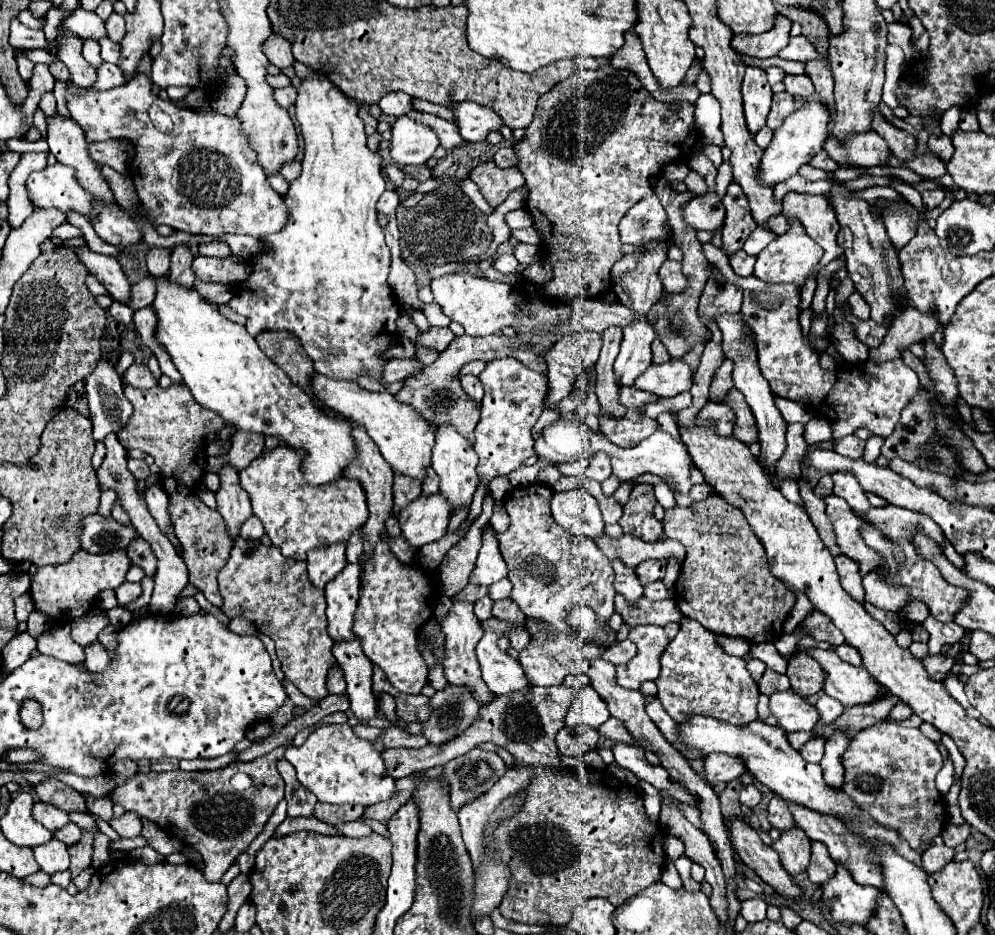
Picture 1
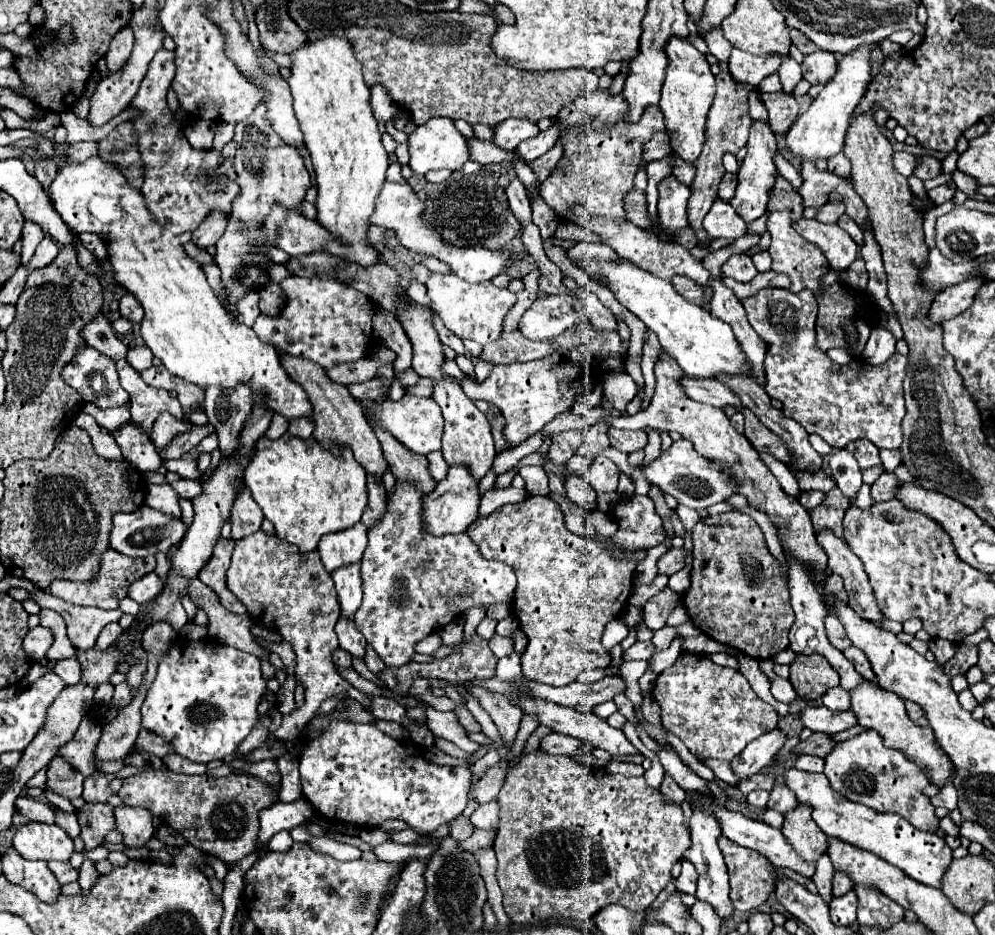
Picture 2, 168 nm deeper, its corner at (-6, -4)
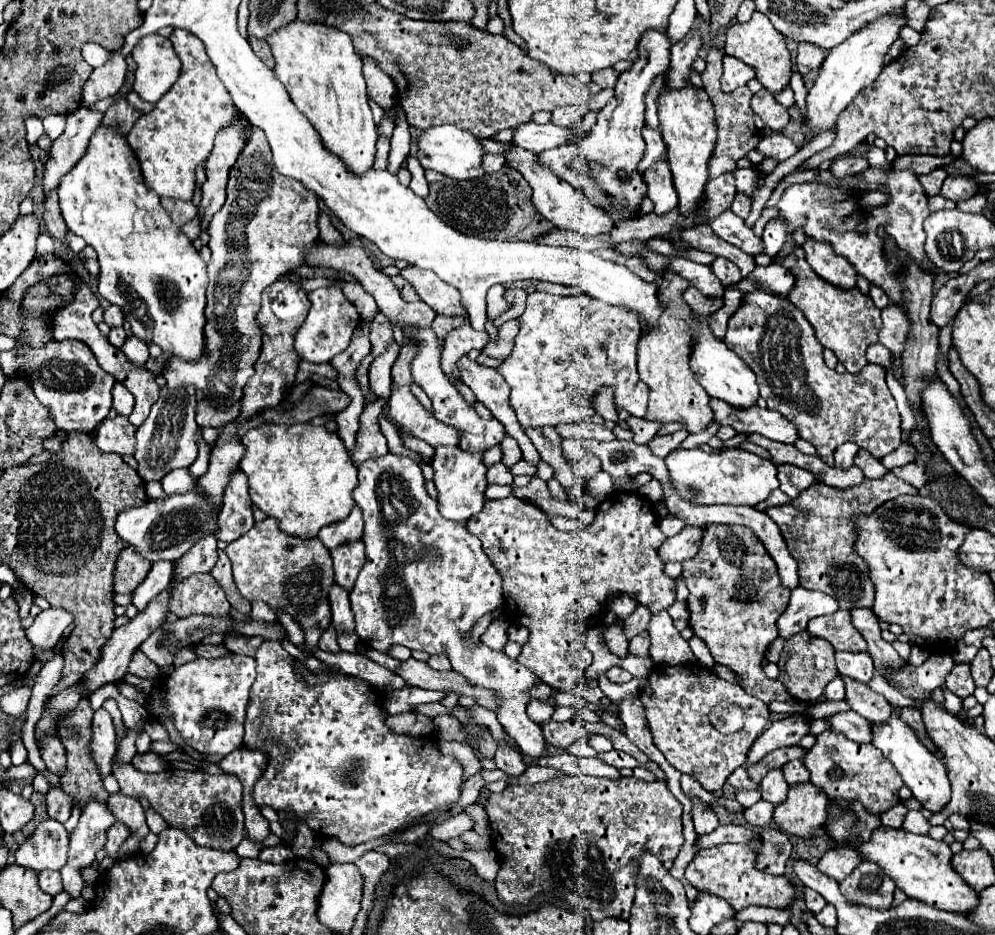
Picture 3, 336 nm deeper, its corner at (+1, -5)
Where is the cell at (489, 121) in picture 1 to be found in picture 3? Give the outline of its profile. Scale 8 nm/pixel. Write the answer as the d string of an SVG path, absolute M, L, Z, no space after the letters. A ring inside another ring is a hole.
M527 122L517 126L513 142L525 150L531 152L543 152L543 150L551 150L569 142L581 142L583 138L587 138L589 132L575 132L571 128L561 128L555 124L535 124L535 122Z

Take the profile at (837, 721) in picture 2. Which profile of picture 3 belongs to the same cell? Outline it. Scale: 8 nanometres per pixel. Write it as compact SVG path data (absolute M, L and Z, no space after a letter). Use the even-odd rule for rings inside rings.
M853 710L843 712L843 714L835 714L829 720L831 720L831 730L833 732L845 734L853 742L871 742L873 724L867 722L863 716L855 714Z

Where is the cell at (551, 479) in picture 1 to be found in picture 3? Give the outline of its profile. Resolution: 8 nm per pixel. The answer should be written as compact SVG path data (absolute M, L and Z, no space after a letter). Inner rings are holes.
M601 470L601 472L589 482L587 492L589 492L591 496L595 496L597 500L605 500L605 498L613 492L613 480L611 480L611 476Z

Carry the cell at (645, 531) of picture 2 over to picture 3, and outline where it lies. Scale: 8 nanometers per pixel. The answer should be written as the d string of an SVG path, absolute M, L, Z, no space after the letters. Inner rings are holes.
M613 492L605 502L597 506L593 524L577 532L555 530L543 510L515 496L487 500L483 510L467 522L467 528L483 542L485 554L503 578L503 598L507 614L513 618L513 622L527 626L531 632L517 660L533 670L553 690L575 690L579 676L591 664L593 656L581 642L583 626L579 624L579 620L583 618L587 622L593 622L601 618L601 608L605 608L609 596L631 592L631 596L635 596L637 602L647 606L651 612L665 610L675 602L675 580L663 572L665 564L657 554L667 536L661 532L659 520L651 512L651 504L647 504L639 494Z

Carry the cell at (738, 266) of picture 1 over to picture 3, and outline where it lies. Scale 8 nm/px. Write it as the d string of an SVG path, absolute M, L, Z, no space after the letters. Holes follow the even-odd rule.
M715 258L715 262L711 264L711 270L719 278L719 282L723 282L723 286L741 282L741 270L727 258Z

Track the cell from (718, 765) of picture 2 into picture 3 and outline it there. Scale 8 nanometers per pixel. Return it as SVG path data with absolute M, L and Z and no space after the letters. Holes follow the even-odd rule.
M737 768L731 776L729 776L729 780L727 780L731 786L735 786L737 790L741 790L741 788L749 788L749 790L759 790L759 784L755 784L755 782L751 782L751 778L747 776L747 770L745 768Z

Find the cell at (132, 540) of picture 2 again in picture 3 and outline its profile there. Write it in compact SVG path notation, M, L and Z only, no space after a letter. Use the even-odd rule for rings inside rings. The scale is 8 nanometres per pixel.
M195 488L185 494L171 494L163 500L149 500L141 508L123 510L117 516L117 534L133 546L147 560L179 560L195 542L207 534L217 534L219 530L219 506L207 502L203 494L195 494Z

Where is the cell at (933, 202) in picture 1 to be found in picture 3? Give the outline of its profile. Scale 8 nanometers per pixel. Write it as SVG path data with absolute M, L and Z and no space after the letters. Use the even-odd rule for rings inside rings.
M947 176L943 188L941 188L941 196L953 200L953 202L963 202L969 200L971 196L977 194L977 182L969 176Z

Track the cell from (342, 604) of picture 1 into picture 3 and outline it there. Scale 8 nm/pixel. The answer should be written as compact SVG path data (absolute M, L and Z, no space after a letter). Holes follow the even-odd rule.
M363 540L337 546L335 550L331 550L331 556L333 556L335 582L339 586L351 590L361 566L365 564L365 544L363 544Z

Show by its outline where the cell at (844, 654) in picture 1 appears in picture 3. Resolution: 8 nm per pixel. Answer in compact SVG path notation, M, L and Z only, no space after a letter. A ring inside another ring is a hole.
M835 652L837 672L847 678L855 678L867 684L875 672L873 660L867 652Z

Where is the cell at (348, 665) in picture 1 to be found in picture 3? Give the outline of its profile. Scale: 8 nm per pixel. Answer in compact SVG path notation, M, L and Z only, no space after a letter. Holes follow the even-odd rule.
M339 584L331 586L329 592L329 604L331 604L331 614L333 614L333 626L337 634L341 632L353 632L353 612L349 606L349 592L343 590Z

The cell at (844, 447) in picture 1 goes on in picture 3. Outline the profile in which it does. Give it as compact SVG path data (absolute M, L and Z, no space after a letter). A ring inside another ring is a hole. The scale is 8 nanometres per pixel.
M859 450L855 456L855 466L861 468L861 472L865 474L865 478L883 478L887 474L887 468L873 458L871 454L867 454L867 450Z

